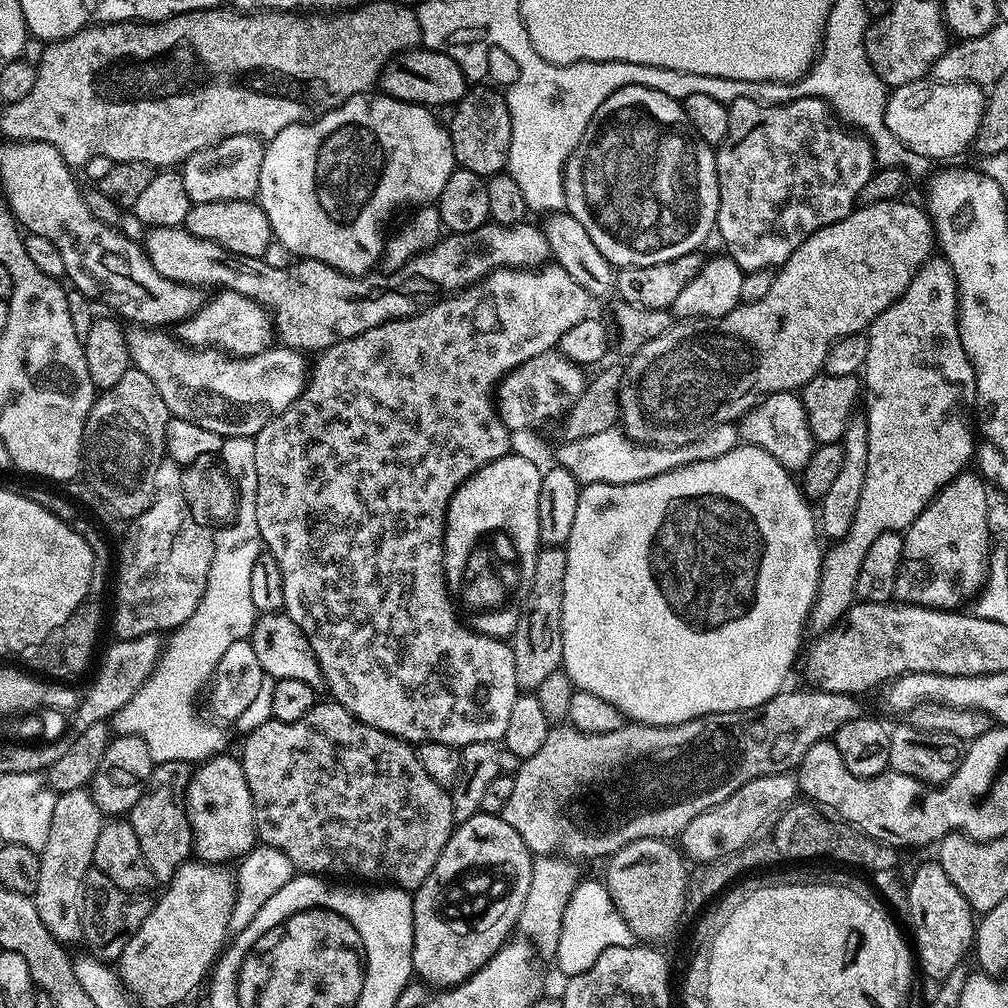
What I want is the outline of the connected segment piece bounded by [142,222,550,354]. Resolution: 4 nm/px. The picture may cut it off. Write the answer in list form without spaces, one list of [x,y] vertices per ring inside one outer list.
[[[489,222],[478,226],[478,230],[469,232],[448,232],[441,235],[434,246],[425,252],[418,252],[408,259],[397,272],[387,274],[364,274],[351,276],[345,272],[334,270],[317,260],[297,259],[296,264],[288,264],[283,268],[279,263],[266,266],[259,256],[236,256],[230,250],[210,242],[206,238],[198,238],[181,226],[158,226],[148,228],[144,233],[142,247],[150,258],[154,270],[162,274],[162,278],[170,278],[179,284],[210,284],[220,290],[246,294],[246,298],[257,300],[274,315],[278,325],[278,340],[285,348],[295,348],[305,354],[319,354],[325,348],[334,346],[346,338],[354,338],[358,334],[366,334],[366,330],[374,330],[374,326],[382,326],[394,319],[402,319],[413,315],[416,300],[412,296],[420,296],[427,288],[441,288],[444,294],[457,293],[461,289],[474,284],[487,276],[496,268],[532,269],[542,265],[549,259],[548,243],[543,231],[529,222],[498,224]]]

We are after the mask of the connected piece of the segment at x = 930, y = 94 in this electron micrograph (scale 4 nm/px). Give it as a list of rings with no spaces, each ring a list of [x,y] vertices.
[[[912,80],[897,85],[889,93],[884,125],[910,151],[925,160],[946,162],[975,143],[986,104],[987,93],[979,84]]]

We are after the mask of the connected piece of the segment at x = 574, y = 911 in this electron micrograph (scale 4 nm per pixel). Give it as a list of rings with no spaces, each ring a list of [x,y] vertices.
[[[596,880],[590,881],[589,884],[579,883],[573,889],[559,938],[558,961],[560,960],[560,972],[564,978],[590,970],[590,966],[598,962],[598,954],[602,954],[602,950],[610,950],[614,946],[630,946],[633,942],[630,926],[626,926],[622,914],[618,914],[607,887],[601,881],[600,884]]]

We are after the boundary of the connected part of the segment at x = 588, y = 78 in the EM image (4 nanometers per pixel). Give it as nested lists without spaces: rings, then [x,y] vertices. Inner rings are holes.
[[[523,28],[520,32],[508,32],[506,54],[518,62],[518,82],[506,89],[510,110],[510,150],[506,172],[514,178],[529,209],[539,214],[557,212],[564,208],[564,164],[570,154],[582,142],[590,118],[614,94],[624,86],[624,62],[598,62],[583,60],[573,64],[551,64],[534,50]]]

